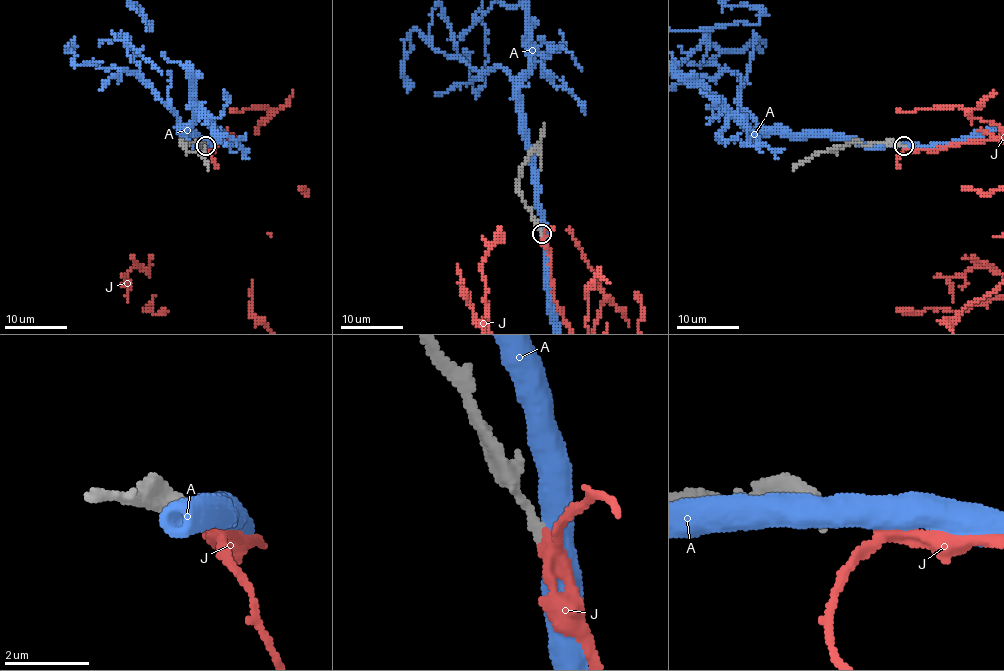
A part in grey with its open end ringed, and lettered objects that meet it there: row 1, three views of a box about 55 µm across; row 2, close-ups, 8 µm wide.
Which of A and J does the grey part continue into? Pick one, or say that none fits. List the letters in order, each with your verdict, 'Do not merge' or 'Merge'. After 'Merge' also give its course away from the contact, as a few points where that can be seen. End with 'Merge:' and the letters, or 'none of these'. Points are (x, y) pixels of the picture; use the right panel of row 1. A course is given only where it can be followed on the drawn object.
A: Do not merge
J: Merge
Merge: J

